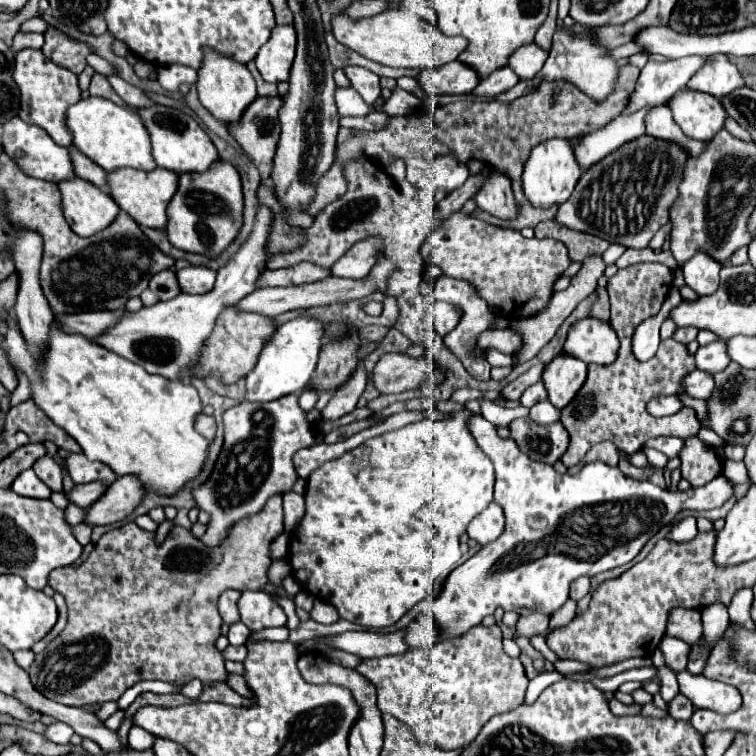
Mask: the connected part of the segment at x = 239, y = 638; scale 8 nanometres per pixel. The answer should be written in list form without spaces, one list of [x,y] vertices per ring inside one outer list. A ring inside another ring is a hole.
[[[234,622],[234,624],[230,624],[228,640],[230,640],[232,646],[240,646],[240,644],[244,644],[244,642],[248,640],[248,636],[250,636],[250,630],[248,630],[242,622]]]

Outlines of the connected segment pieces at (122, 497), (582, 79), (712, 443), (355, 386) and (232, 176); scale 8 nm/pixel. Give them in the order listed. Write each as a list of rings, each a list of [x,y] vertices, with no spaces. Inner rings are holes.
[[[134,476],[118,478],[88,510],[84,516],[84,524],[88,526],[104,526],[124,520],[144,498],[144,488]]]
[[[586,28],[586,32],[582,34],[568,34],[568,32],[556,32],[554,34],[554,42],[552,42],[552,50],[550,56],[542,68],[542,72],[528,82],[518,82],[514,88],[510,88],[504,94],[498,94],[496,100],[512,100],[512,98],[520,98],[520,94],[528,94],[528,90],[536,88],[536,82],[540,82],[540,78],[548,78],[548,80],[566,80],[570,84],[574,84],[580,92],[584,92],[590,100],[594,102],[604,102],[616,88],[618,82],[618,62],[610,56],[610,48],[600,46],[596,42],[594,36],[594,28]]]
[[[701,428],[697,436],[710,447],[723,448],[725,446],[725,440],[712,430]]]
[[[358,366],[358,370],[352,374],[352,378],[346,382],[344,388],[340,388],[332,400],[328,402],[328,406],[320,412],[320,416],[324,420],[338,420],[342,418],[344,414],[350,414],[354,408],[356,408],[356,402],[360,398],[360,394],[364,392],[366,388],[366,370],[362,366]]]
[[[216,160],[206,172],[200,174],[180,174],[178,190],[168,204],[168,224],[166,234],[172,246],[184,252],[196,252],[204,256],[218,256],[222,250],[236,238],[242,226],[242,186],[238,170],[224,162]]]

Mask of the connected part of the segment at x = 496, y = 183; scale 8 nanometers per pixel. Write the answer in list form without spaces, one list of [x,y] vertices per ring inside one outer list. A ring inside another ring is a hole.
[[[492,170],[492,176],[486,180],[486,184],[474,196],[474,200],[480,210],[500,220],[516,220],[520,214],[520,204],[512,194],[510,178],[498,170]]]

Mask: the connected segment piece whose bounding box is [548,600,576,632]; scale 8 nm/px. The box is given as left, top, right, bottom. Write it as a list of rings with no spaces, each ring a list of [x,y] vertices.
[[[568,600],[568,602],[566,602],[556,614],[552,614],[552,618],[550,618],[550,626],[548,626],[548,632],[566,626],[568,622],[574,620],[574,616],[576,616],[576,602],[574,602],[574,600]]]

